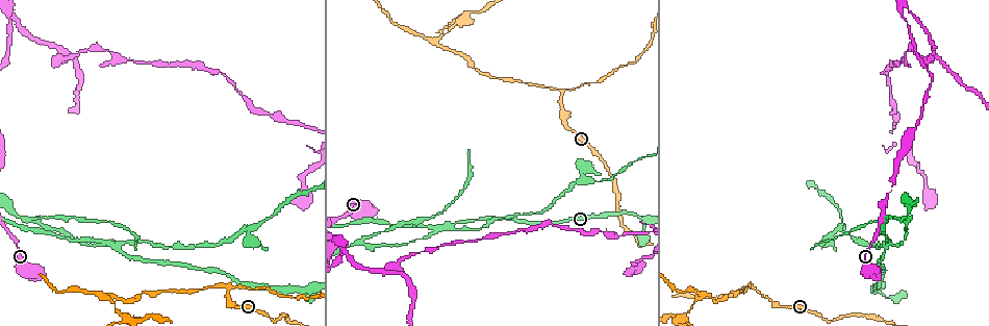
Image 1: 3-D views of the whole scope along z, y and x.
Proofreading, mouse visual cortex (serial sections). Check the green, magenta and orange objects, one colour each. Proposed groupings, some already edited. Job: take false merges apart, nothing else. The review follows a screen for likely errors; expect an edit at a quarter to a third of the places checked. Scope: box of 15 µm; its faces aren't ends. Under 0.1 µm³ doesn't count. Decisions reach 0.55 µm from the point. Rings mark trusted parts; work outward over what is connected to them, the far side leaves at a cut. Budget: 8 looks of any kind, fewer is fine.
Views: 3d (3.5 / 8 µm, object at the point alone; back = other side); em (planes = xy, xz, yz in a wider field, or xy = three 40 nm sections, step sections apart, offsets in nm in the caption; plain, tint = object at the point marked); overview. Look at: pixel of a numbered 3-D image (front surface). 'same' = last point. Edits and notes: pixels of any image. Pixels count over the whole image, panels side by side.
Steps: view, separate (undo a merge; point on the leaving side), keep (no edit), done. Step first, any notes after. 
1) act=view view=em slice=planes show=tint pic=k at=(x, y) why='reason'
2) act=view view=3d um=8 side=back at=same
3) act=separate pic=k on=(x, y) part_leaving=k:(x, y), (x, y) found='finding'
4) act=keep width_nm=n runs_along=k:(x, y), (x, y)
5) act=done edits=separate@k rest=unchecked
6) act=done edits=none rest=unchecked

act=view view=3d um=3.5 pic=1 at=(887, 247) why='three arms meet'

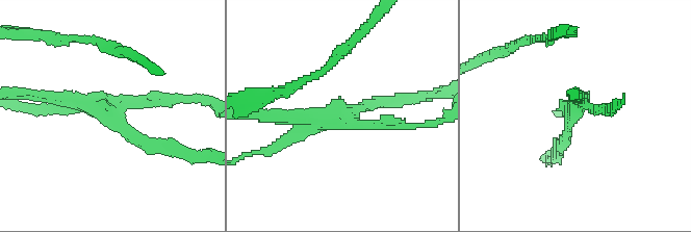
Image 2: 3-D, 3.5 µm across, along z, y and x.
act=view view=em slice=planes show=tint pic=2 at=(113, 118) arms=3 arm_widths_nm=150,150,150

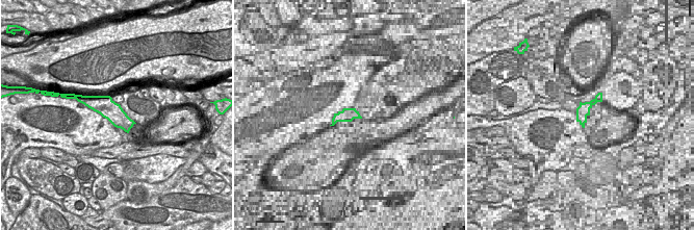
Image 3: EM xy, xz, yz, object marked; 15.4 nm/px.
act=separate pic=2 on=(29, 106) part_leaving=2:(309, 126), (274, 148), (255, 150) found='a second cell is stuck on'

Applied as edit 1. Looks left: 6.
act=view view=overview

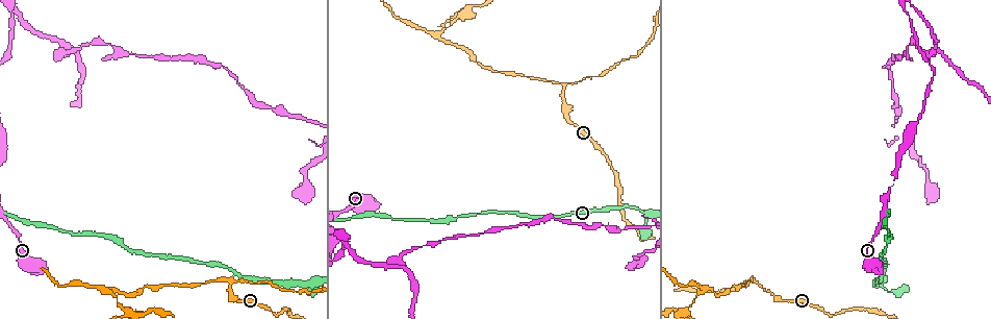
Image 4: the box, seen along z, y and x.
act=view view=3d um=3.5 pic=4 at=(564, 87) why='abrupt turn'

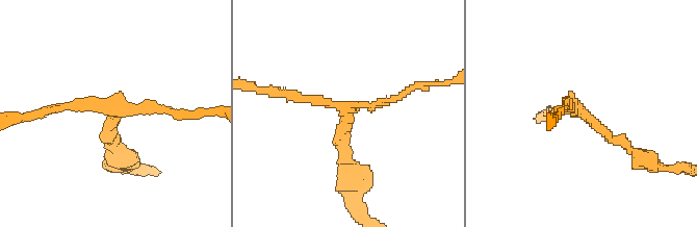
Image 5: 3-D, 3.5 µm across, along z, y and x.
act=view view=em slice=xy step=1 show=tint pic=5 at=(113, 107) arms=3 arm_widths_nm=100,150,150

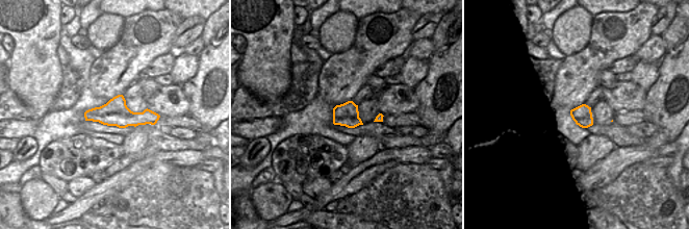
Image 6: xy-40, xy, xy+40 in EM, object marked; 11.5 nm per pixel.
act=view view=em slice=xy step=5 show=tint at=same why='cut it another way'

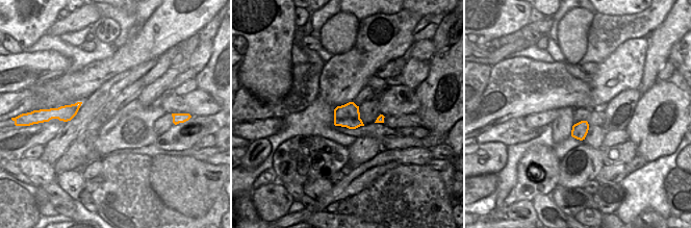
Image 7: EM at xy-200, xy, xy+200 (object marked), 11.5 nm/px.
act=keep runs_along=5:(350, 162), (345, 109), (279, 94) found='one cell here'

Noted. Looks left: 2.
act=view view=3d um=3.5 pic=4 at=(291, 289) why='a narrow waist'

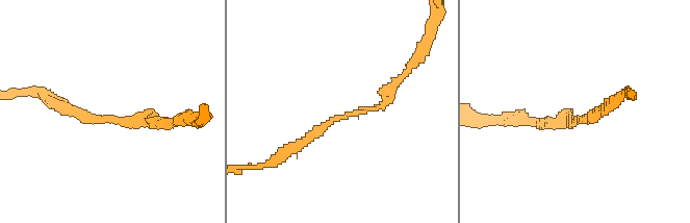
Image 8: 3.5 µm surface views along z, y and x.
act=view view=em slice=xy step=1 show=tint pic=8 at=(579, 119) arm_widths_nm=150,200

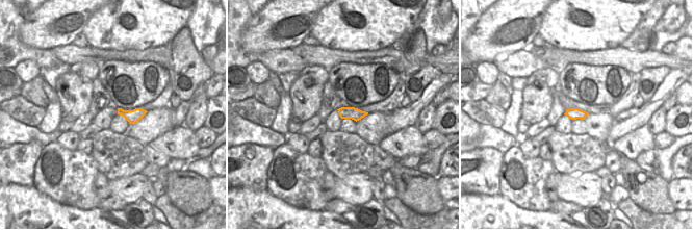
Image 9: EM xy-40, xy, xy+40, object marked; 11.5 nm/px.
act=keep runs_along=8:(283, 153), (337, 118), (376, 107), (392, 87) found='all the same cell'

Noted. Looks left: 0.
act=done edits=separate@2 rest=unchecked

